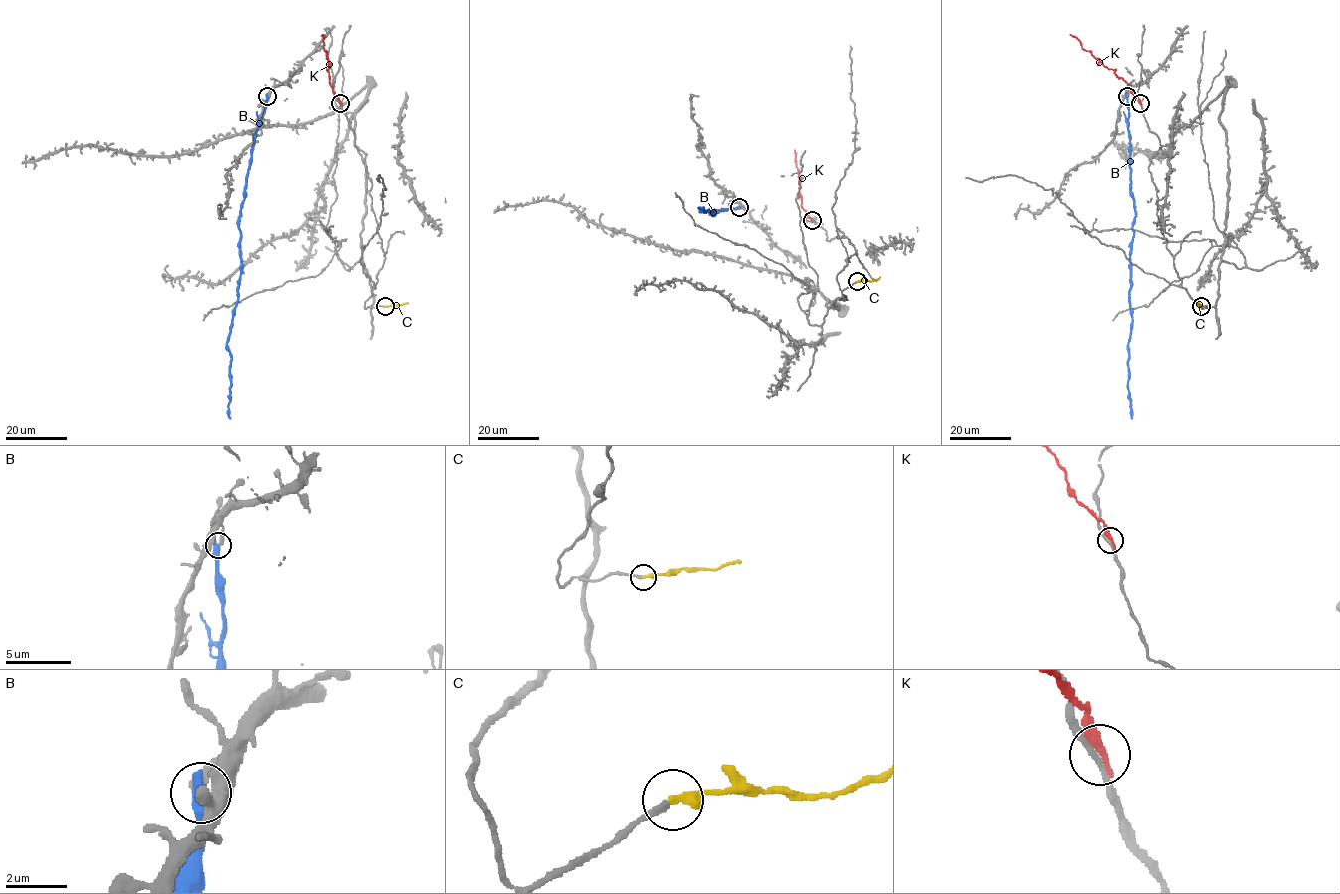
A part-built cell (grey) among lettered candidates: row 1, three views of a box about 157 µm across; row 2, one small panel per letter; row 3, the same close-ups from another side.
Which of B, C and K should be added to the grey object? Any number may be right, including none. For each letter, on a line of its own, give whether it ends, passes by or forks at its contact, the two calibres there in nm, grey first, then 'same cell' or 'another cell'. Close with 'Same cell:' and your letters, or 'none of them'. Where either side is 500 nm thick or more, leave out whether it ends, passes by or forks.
B: 340/550 nm | another cell
C: it ends | 200/320 nm | same cell
K: it ends | 160/360 nm | another cell
Same cell: C

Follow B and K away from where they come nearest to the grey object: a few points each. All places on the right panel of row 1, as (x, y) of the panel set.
B: (1127, 95), (1130, 188), (1135, 209), (1130, 256), (1131, 327), (1127, 388), (1132, 418)
K: (1141, 103), (1125, 82), (1085, 51), (1070, 34)

